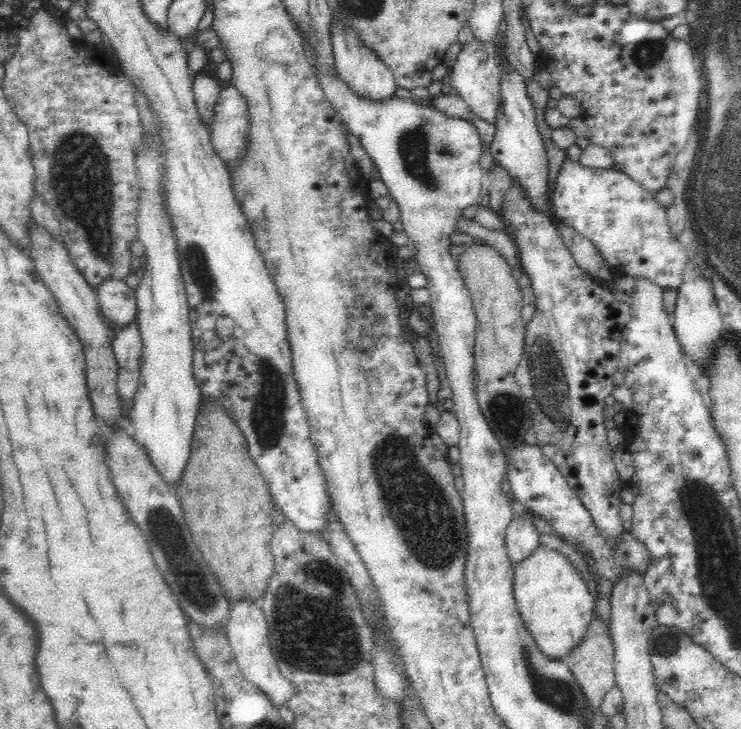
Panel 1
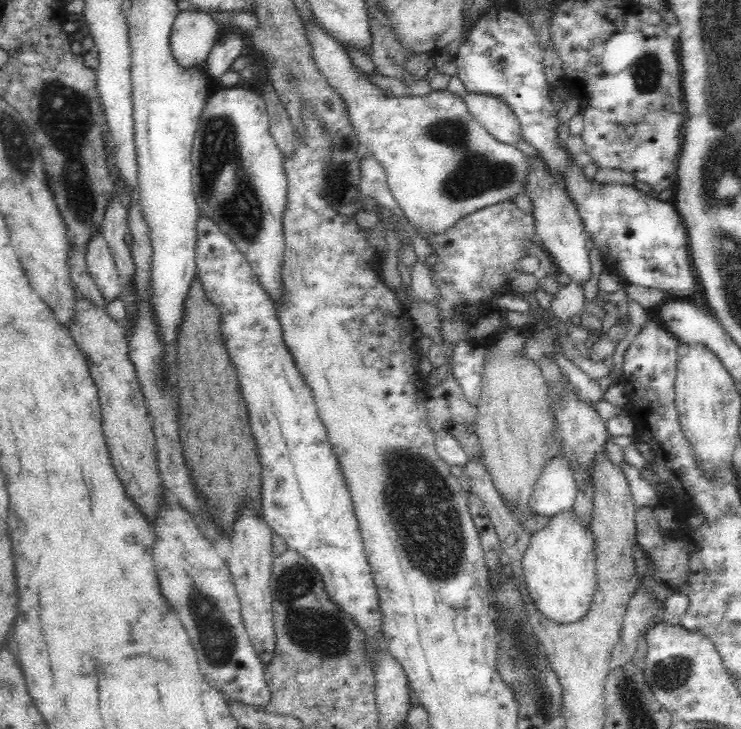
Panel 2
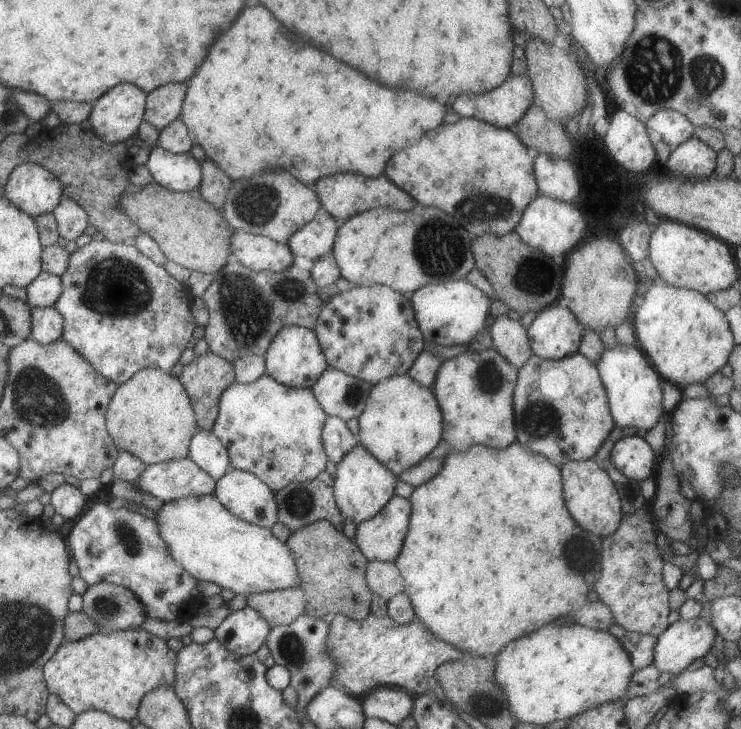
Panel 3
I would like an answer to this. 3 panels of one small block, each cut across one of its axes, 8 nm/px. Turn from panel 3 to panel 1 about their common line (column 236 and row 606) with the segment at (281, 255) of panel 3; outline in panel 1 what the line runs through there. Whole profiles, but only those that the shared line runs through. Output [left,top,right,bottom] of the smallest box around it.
[225,596,293,707]

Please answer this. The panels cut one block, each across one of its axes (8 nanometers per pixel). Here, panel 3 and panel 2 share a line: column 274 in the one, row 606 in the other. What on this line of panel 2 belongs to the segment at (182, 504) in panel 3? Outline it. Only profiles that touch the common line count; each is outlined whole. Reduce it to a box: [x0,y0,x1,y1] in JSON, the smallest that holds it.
[522,507,597,624]

